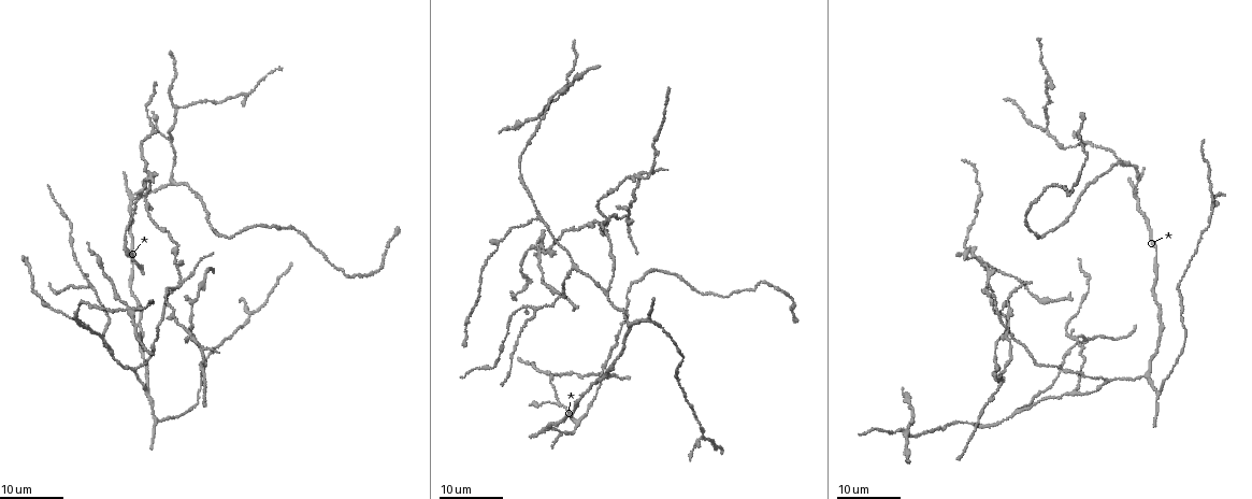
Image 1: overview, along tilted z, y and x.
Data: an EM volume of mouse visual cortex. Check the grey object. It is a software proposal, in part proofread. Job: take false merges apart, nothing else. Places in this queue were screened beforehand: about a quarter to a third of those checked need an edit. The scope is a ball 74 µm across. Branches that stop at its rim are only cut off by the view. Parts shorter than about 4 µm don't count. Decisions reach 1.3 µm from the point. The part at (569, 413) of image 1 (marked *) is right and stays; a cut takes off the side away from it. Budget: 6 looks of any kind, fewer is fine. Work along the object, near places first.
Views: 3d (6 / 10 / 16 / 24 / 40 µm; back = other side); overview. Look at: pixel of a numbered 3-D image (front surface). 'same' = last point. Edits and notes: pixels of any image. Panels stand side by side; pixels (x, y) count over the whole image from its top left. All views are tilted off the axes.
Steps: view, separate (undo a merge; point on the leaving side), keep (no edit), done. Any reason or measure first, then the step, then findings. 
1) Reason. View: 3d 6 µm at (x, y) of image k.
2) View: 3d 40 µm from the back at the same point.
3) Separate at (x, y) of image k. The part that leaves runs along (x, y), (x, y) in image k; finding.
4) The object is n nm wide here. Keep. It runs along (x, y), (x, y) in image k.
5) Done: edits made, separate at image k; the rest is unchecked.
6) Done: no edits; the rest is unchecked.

Two arms in line, one across. View: 3d 16 µm at (90, 287) of image 1.

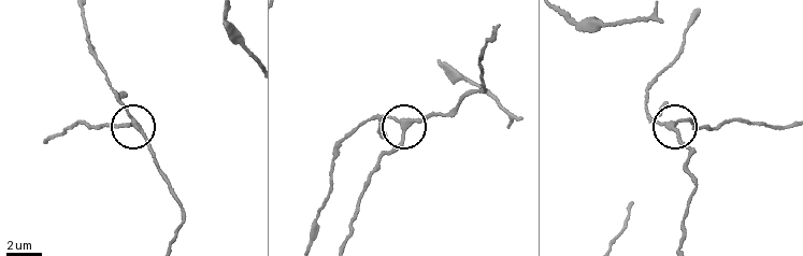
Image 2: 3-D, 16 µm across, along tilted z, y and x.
View: 3d 10 µm at (134, 124) of image 2.

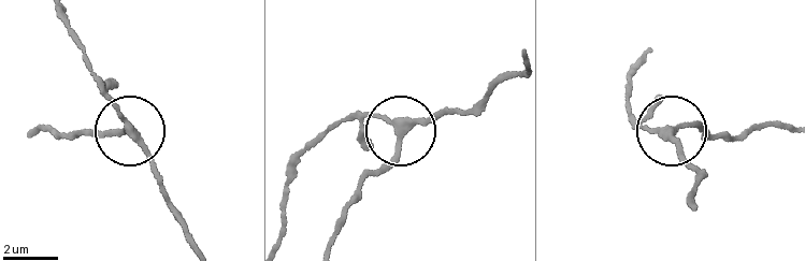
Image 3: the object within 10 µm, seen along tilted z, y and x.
3 arms meet here. Keep. It runs along (195, 246), (151, 157), (133, 135), (80, 129) in image 3; one neuron here.

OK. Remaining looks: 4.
Calibre changes. View: 3d 24 µm at (90, 333) of image 1.

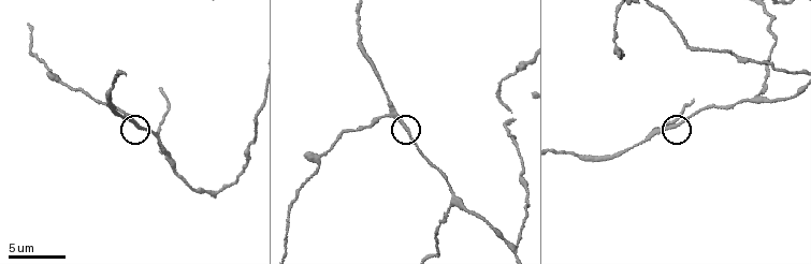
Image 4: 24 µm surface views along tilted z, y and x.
View: 3d 6 µm at (135, 126) of image 4.

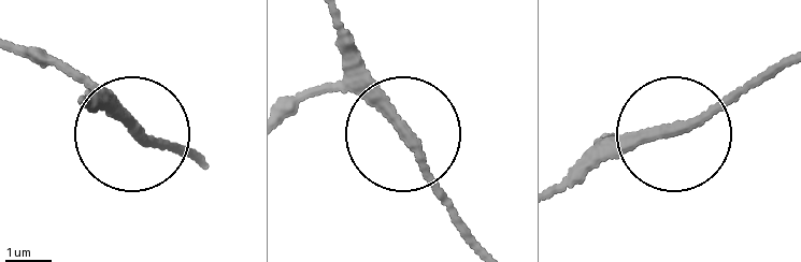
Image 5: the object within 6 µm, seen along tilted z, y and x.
Other side. View: 3d 6 µm from the back at (137, 132) of image 5.

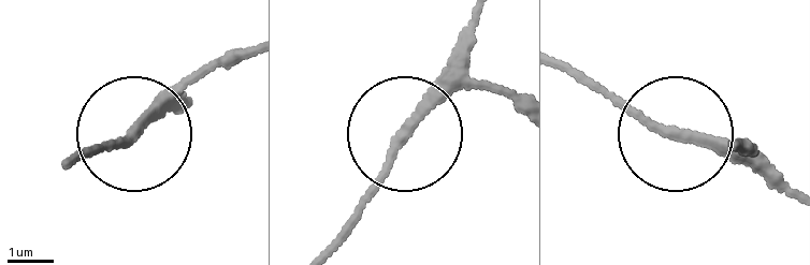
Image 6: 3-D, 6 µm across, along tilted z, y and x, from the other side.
The object is 220 nm wide here. Keep. It runs along (324, 248), (469, 50) in image 6; continuous, no second neuron.

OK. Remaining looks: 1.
Three-way junction. View: 3d 6 µm at (515, 247) of image 4.

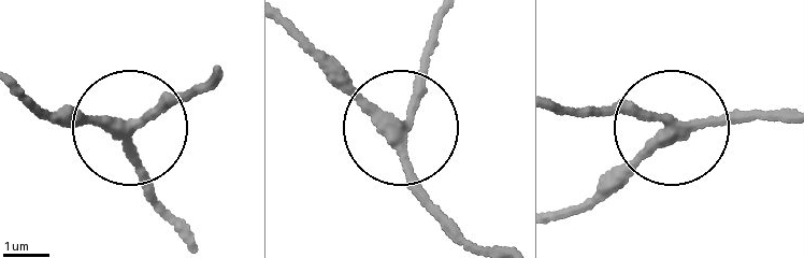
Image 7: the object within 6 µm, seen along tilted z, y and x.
Keep. It runs along (174, 228), (126, 129), (31, 98) in image 7; all the same neuron.

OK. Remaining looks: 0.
Done: no edits; the rest is unchecked.

